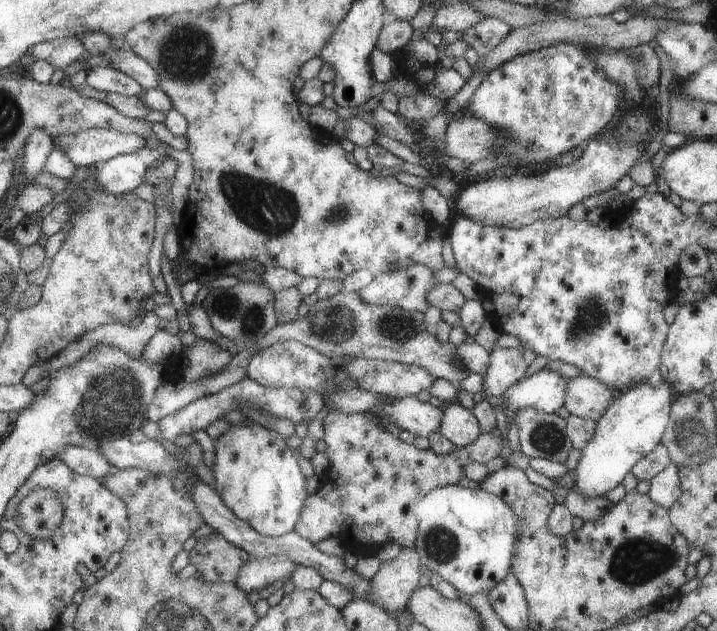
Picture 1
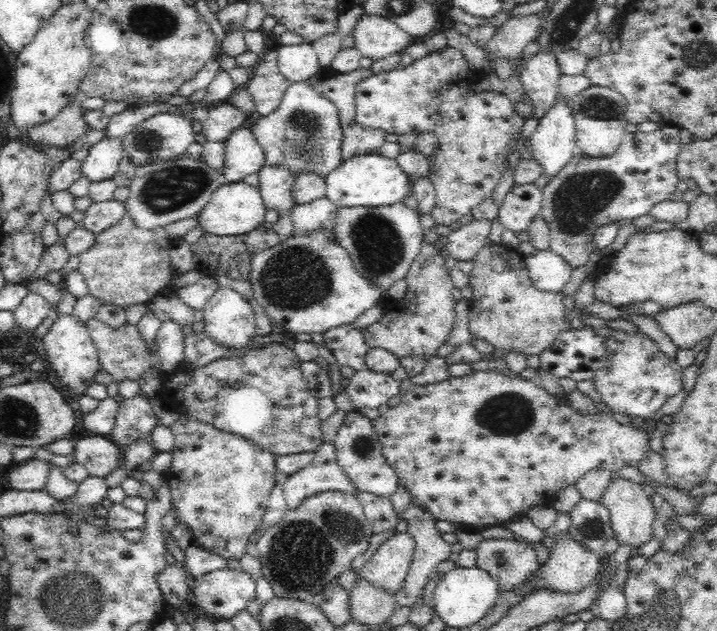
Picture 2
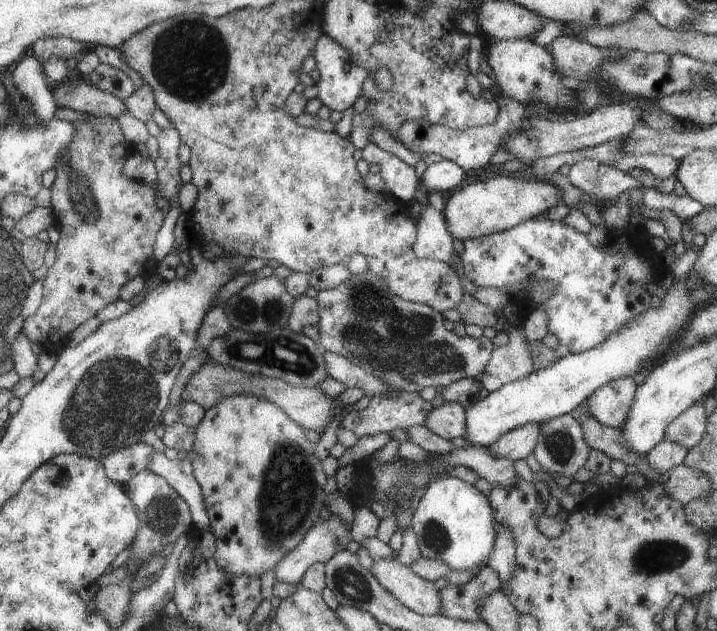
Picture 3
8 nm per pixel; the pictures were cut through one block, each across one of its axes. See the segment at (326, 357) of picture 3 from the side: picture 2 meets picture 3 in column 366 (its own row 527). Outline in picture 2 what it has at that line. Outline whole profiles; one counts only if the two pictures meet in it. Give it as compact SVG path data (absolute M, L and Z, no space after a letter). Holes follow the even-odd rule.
M359 493L357 497L374 533L384 533L396 528L399 515L396 514L390 497L380 497L370 493Z

